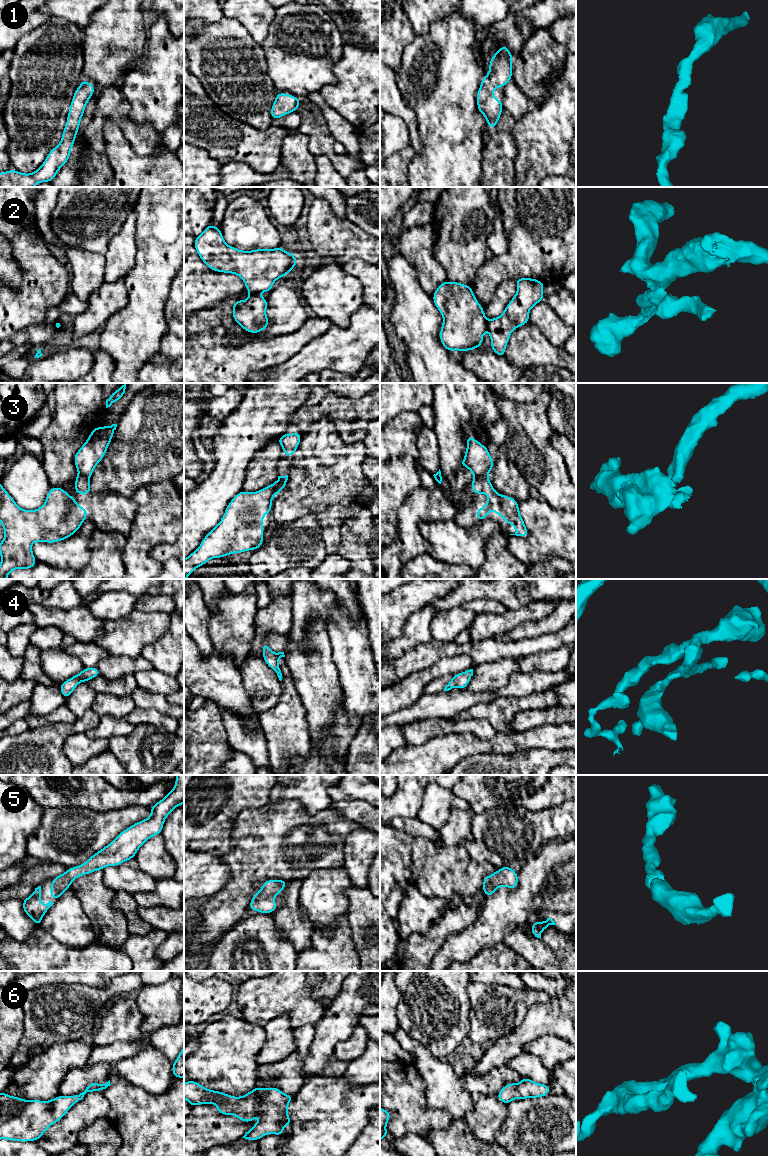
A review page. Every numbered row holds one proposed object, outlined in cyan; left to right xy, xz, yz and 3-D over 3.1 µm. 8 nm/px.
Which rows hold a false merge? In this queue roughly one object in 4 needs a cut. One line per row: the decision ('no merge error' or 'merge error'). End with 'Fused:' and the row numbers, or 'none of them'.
1: no merge error
2: merge error
3: merge error
4: no merge error
5: no merge error
6: no merge error
Fused: 2, 3

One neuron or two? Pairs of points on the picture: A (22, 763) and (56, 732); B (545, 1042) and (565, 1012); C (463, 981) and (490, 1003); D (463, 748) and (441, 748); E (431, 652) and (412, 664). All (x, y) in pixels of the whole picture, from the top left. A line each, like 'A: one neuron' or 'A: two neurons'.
A: one neuron
B: two neurons
C: two neurons
D: one neuron
E: one neuron

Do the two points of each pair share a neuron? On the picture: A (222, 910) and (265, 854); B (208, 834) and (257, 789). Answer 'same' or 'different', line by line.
A: same
B: same

